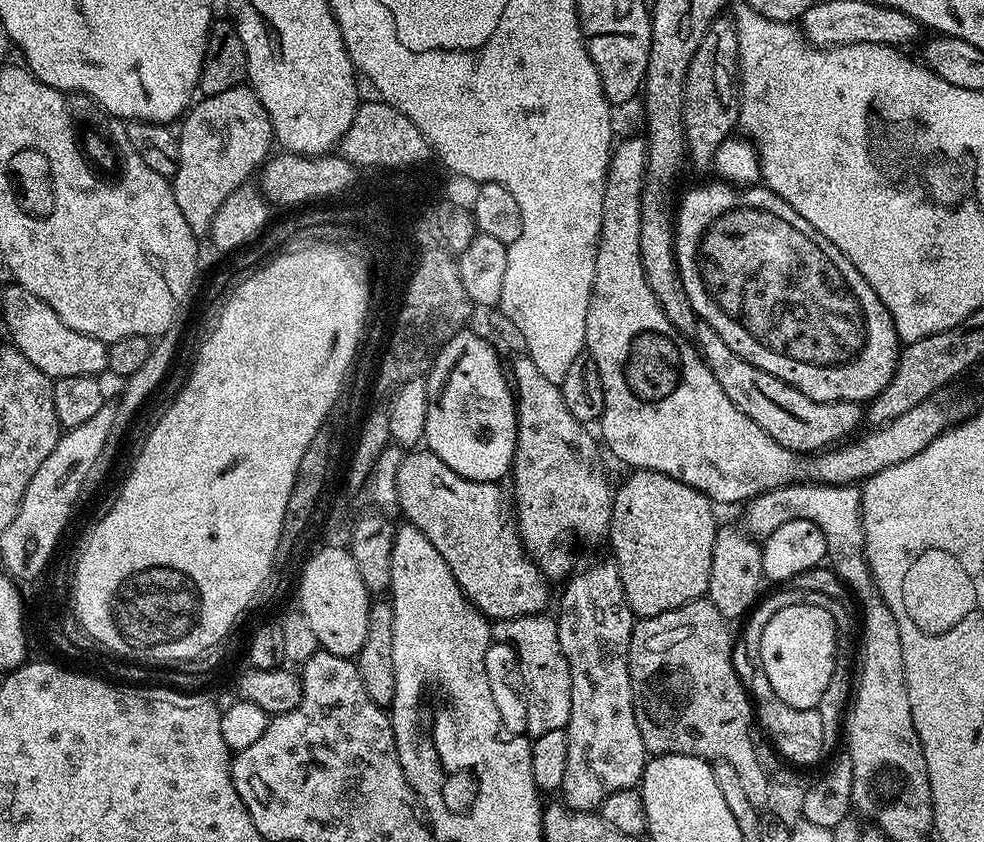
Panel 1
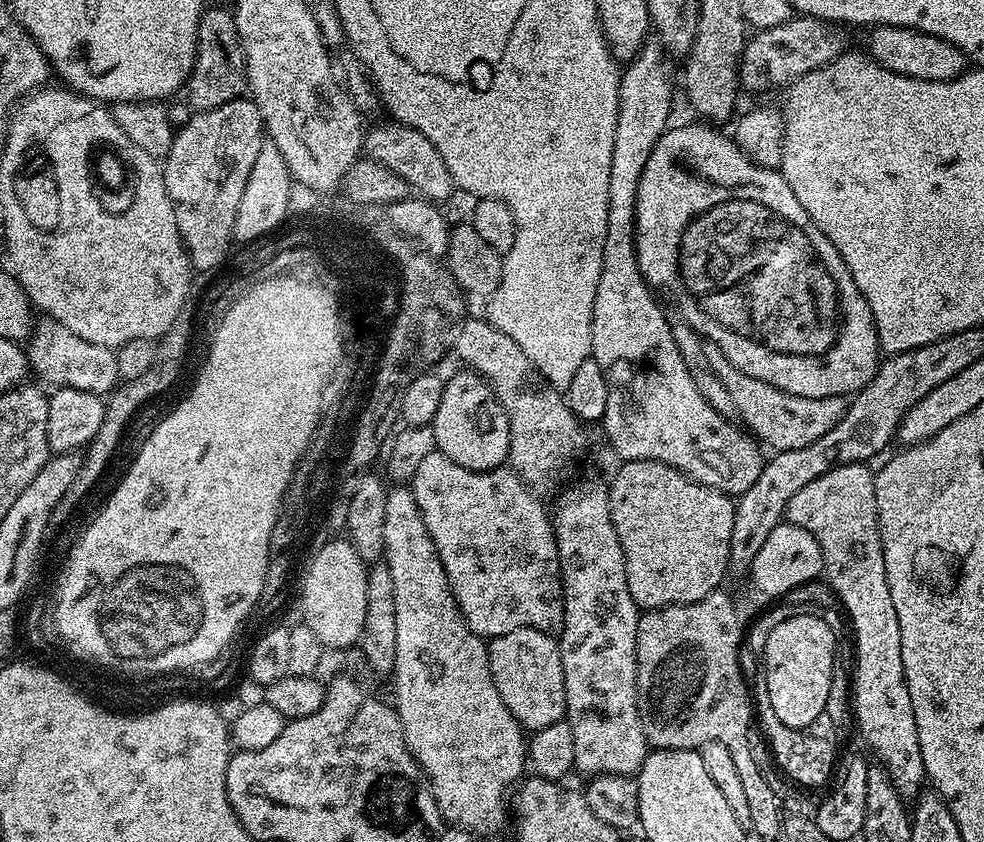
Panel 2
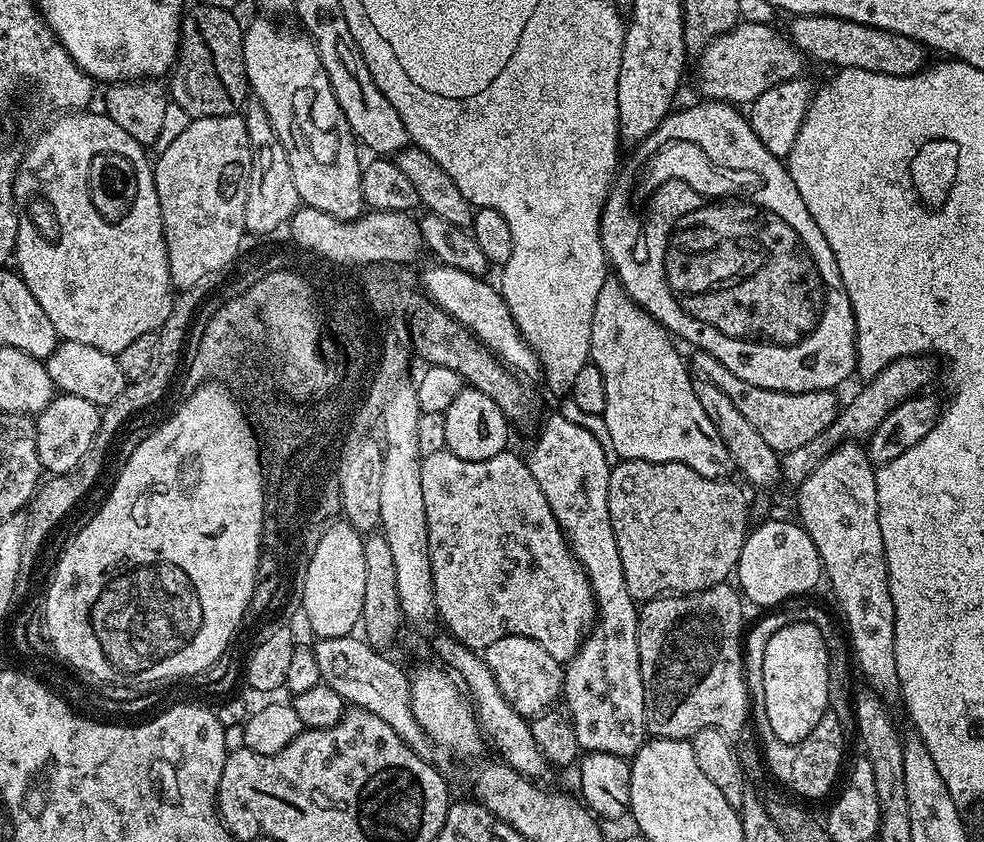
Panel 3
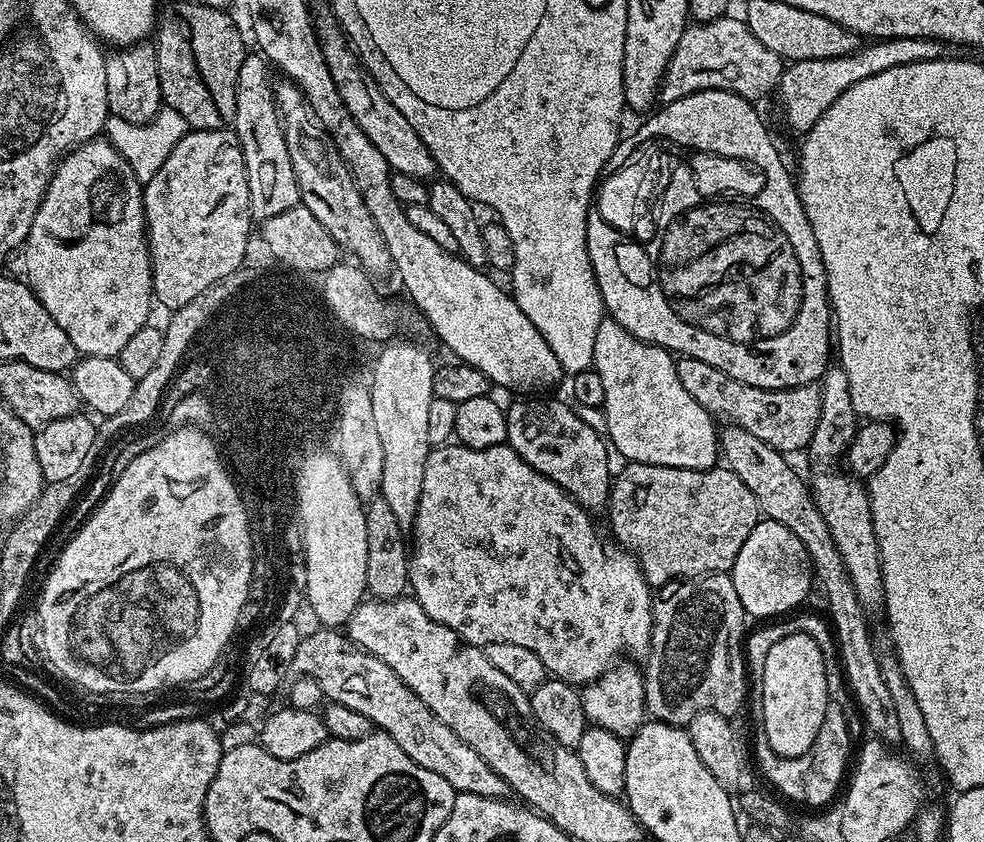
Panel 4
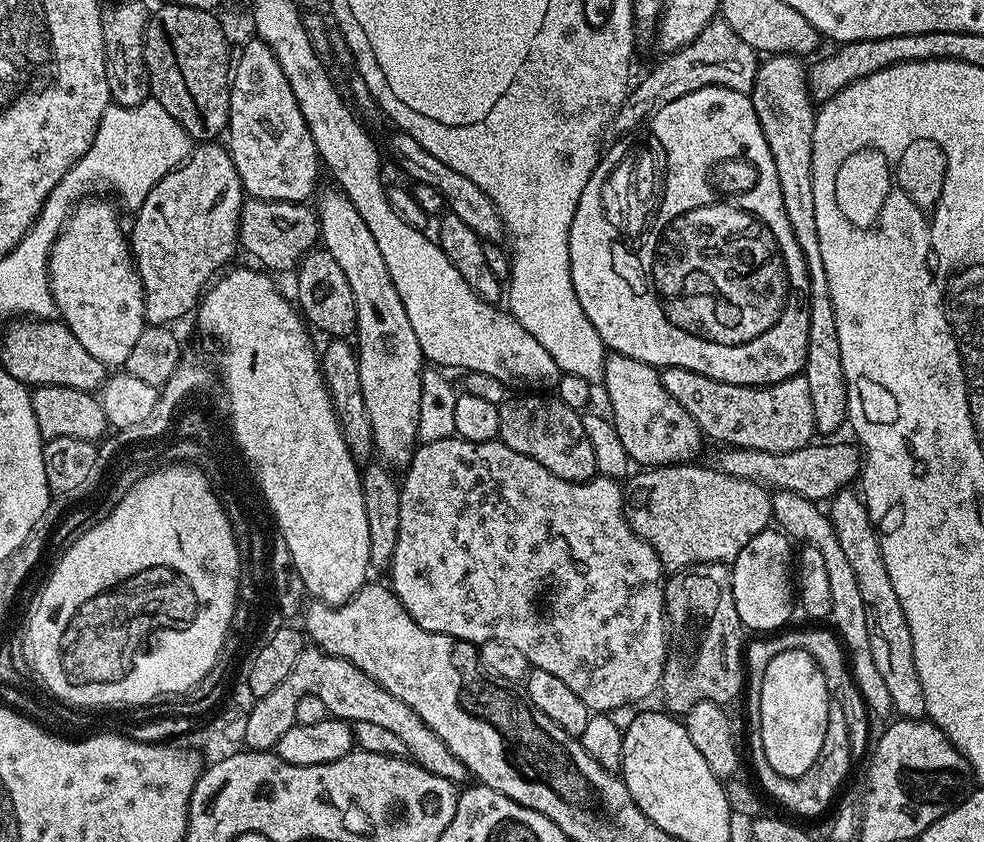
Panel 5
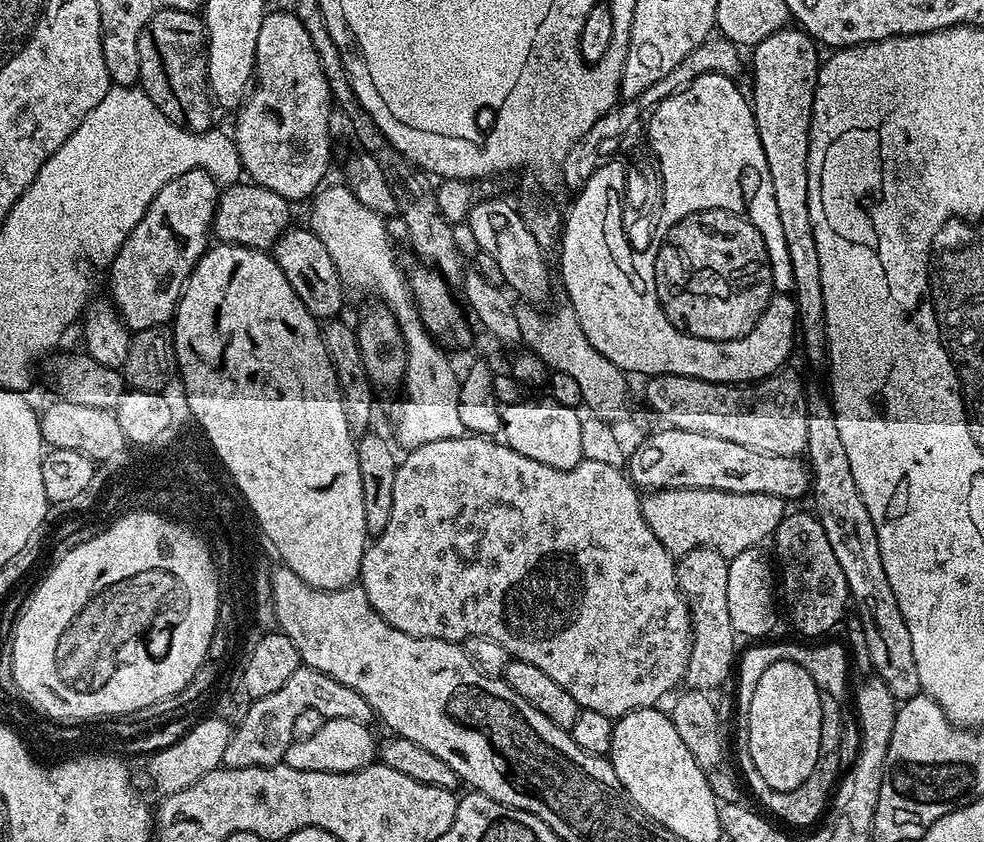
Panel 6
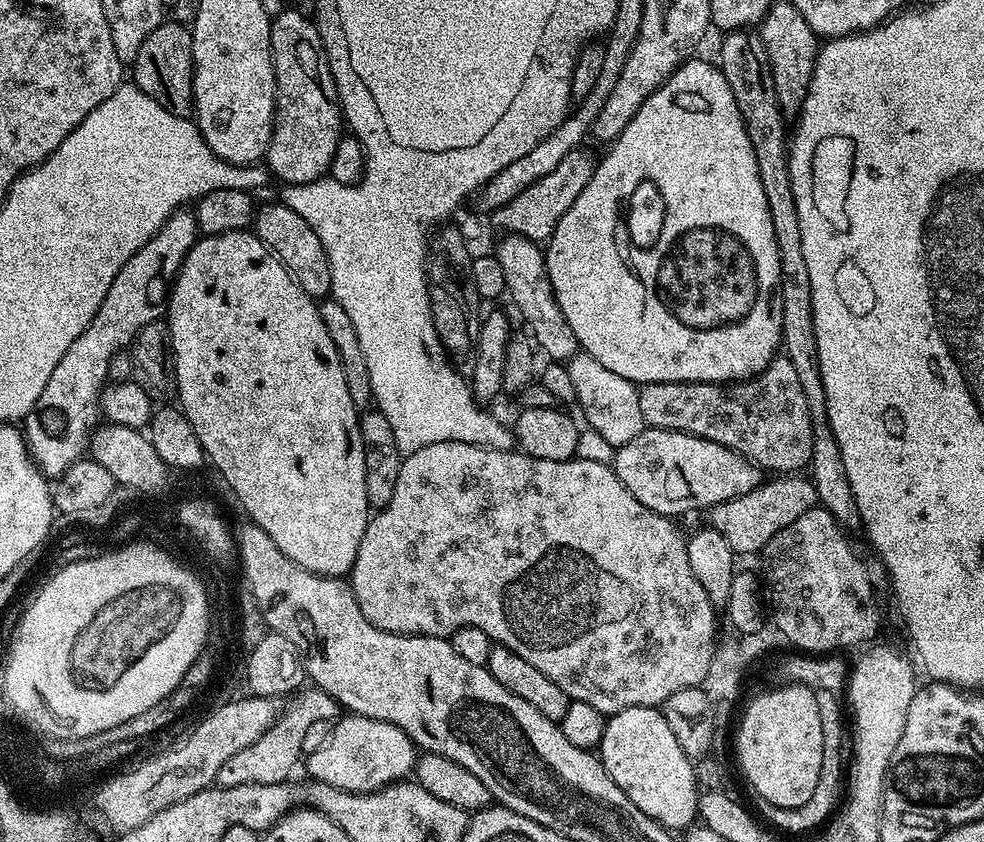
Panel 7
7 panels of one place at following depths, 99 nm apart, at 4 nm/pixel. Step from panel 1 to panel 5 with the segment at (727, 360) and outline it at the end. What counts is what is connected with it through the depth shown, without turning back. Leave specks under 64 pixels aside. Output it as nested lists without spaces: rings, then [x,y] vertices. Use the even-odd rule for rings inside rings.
[[[666,368],[660,372],[660,381],[677,402],[694,418],[701,433],[712,440],[725,440],[732,448],[753,448],[763,452],[789,452],[807,448],[816,432],[814,402],[810,402],[810,382],[801,374],[777,384],[727,384],[685,368]]]

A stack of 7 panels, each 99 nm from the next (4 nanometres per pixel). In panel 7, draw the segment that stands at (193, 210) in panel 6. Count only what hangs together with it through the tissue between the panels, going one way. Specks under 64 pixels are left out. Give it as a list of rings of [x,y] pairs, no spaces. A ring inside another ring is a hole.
[[[177,210],[158,231],[153,234],[144,246],[138,249],[124,266],[118,270],[114,282],[110,282],[110,290],[106,290],[106,298],[102,298],[102,306],[94,314],[90,326],[70,342],[70,350],[62,354],[58,366],[50,374],[50,382],[46,382],[42,394],[38,394],[38,402],[28,411],[22,421],[22,435],[28,446],[28,454],[33,464],[45,478],[61,476],[74,461],[85,455],[90,444],[90,437],[98,424],[98,390],[103,388],[108,380],[108,363],[110,358],[131,345],[138,330],[147,324],[157,323],[165,315],[166,301],[170,295],[172,281],[180,273],[186,254],[196,244],[198,229],[196,217],[191,211]]]

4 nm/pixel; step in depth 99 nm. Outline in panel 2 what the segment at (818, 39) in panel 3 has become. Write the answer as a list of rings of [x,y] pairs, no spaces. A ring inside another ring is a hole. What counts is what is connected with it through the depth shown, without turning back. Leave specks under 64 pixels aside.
[[[881,24],[873,27],[868,36],[867,55],[880,63],[883,68],[890,70],[899,76],[909,76],[919,80],[957,80],[965,75],[966,57],[958,46],[946,42],[941,36],[926,34],[917,28],[906,26],[894,26],[893,24]]]

